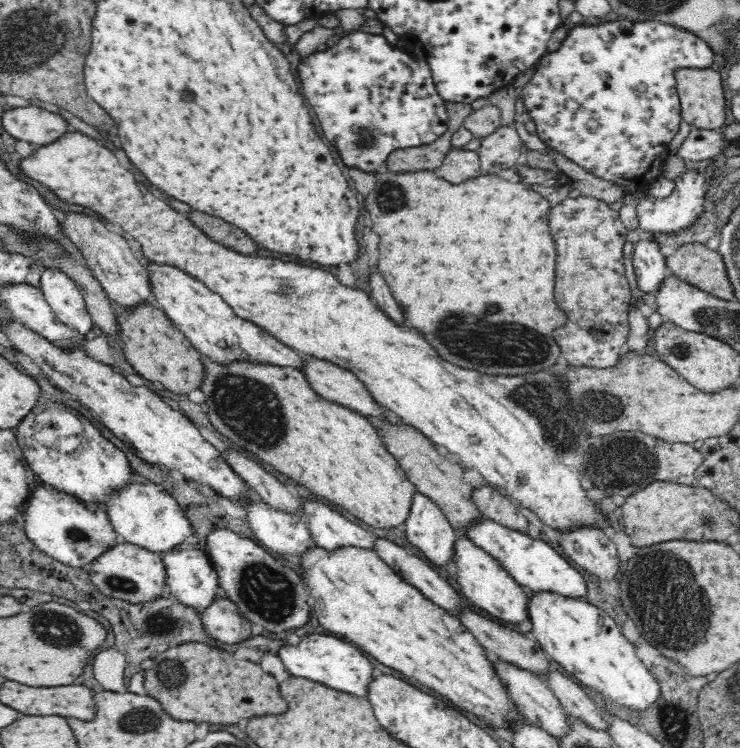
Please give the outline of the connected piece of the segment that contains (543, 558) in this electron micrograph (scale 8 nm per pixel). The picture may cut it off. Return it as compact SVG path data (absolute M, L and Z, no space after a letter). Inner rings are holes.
M488 517L472 521L466 530L466 537L492 555L510 576L526 589L529 596L538 591L550 591L586 600L587 586L584 577L574 569L568 558L548 541L534 540L529 534L511 530Z

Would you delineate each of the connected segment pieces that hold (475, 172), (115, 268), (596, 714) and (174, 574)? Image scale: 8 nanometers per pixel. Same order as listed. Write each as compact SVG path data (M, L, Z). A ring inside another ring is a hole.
M452 149L446 153L444 162L436 170L436 174L452 184L458 184L484 173L481 170L481 160L477 151Z
M64 213L64 220L59 222L59 227L65 238L68 238L70 243L81 252L85 264L115 306L135 309L146 301L154 303L146 267L134 257L124 237L108 231L98 217L84 213Z
M549 670L545 675L542 680L547 682L556 695L564 712L584 721L590 727L607 732L609 724L605 721L602 711L580 685L556 670Z
M189 541L161 553L161 557L166 571L166 590L182 604L200 611L210 606L214 597L221 595L217 572L211 565L204 547L197 545L194 541Z

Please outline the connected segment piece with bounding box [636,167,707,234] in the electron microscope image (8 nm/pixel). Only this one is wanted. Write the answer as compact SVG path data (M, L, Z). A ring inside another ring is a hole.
M692 167L685 175L674 178L676 190L674 194L664 199L649 200L648 195L636 205L638 218L638 233L666 232L675 234L697 222L700 214L704 212L705 182L707 177L700 170Z

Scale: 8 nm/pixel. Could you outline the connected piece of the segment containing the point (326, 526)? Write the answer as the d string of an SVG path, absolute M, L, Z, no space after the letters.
M301 498L303 505L301 506L301 512L303 512L303 518L308 525L310 535L312 535L312 541L316 545L322 548L328 549L328 551L345 547L356 546L360 548L375 550L375 540L377 539L370 532L366 532L360 525L355 524L346 518L346 515L341 514L333 510L328 503L320 500L310 500L310 498Z

